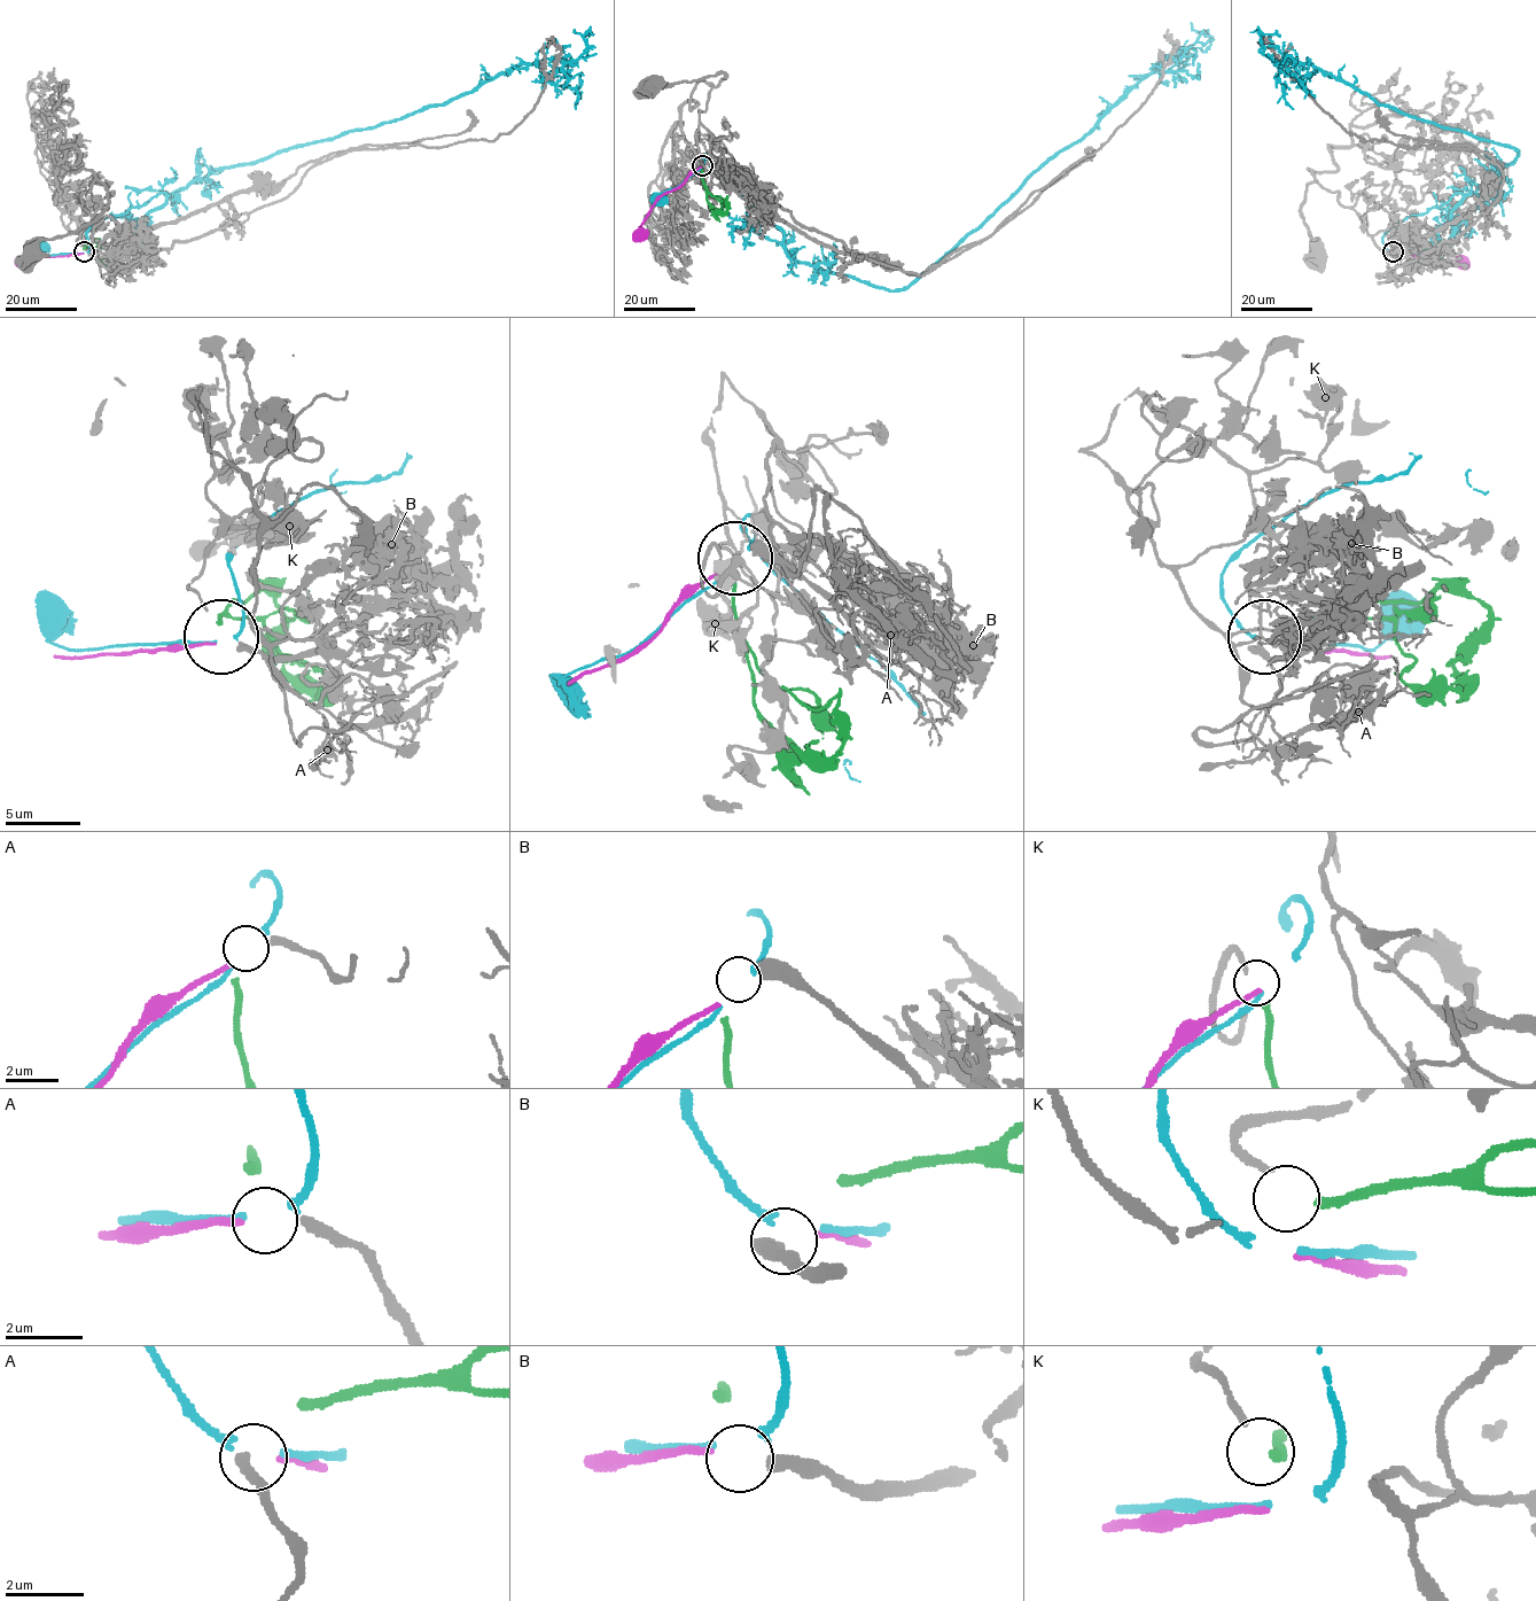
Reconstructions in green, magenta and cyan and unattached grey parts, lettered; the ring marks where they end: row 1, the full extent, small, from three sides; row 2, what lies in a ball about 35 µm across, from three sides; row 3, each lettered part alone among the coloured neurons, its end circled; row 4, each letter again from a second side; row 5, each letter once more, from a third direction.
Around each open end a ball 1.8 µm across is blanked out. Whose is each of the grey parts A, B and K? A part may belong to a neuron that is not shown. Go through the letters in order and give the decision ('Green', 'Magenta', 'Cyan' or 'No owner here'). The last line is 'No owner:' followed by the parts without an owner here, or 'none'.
A: Magenta
B: No owner here
K: Green
No owner: B

